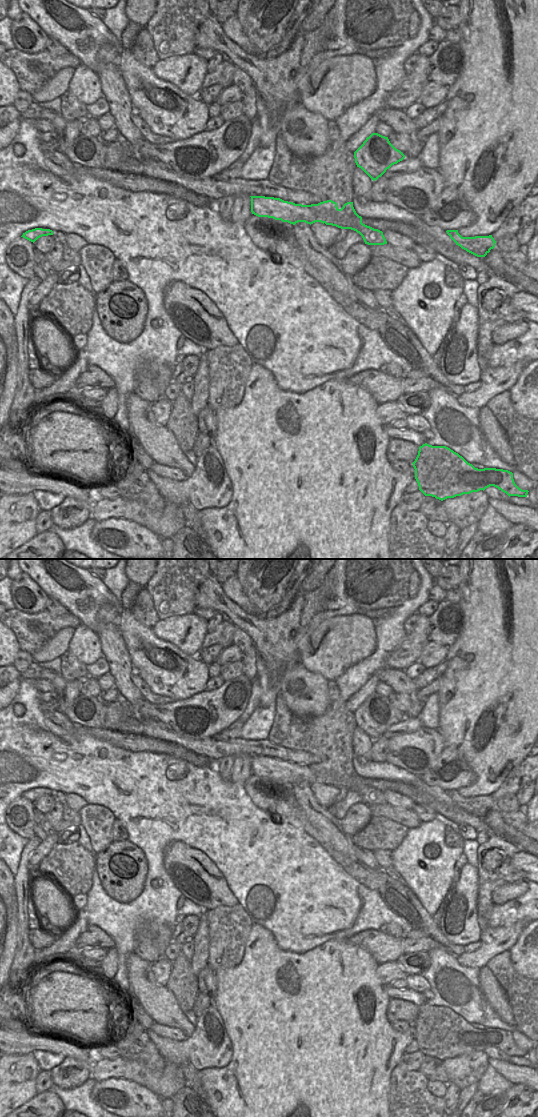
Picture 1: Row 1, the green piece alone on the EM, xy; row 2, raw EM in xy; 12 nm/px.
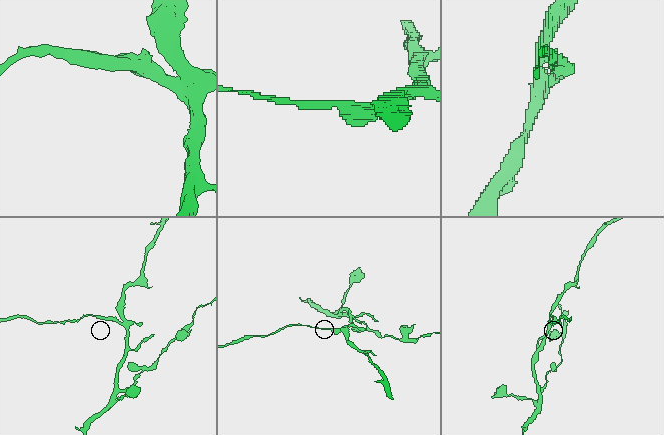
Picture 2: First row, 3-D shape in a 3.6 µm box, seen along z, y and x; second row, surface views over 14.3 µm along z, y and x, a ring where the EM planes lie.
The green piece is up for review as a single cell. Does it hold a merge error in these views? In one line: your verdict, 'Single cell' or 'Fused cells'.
Fused cells.

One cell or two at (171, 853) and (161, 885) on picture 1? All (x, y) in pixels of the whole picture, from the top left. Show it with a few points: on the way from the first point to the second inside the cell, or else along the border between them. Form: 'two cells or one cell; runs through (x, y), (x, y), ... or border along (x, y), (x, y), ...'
two cells; border along (165, 846), (163, 866), (178, 890)

